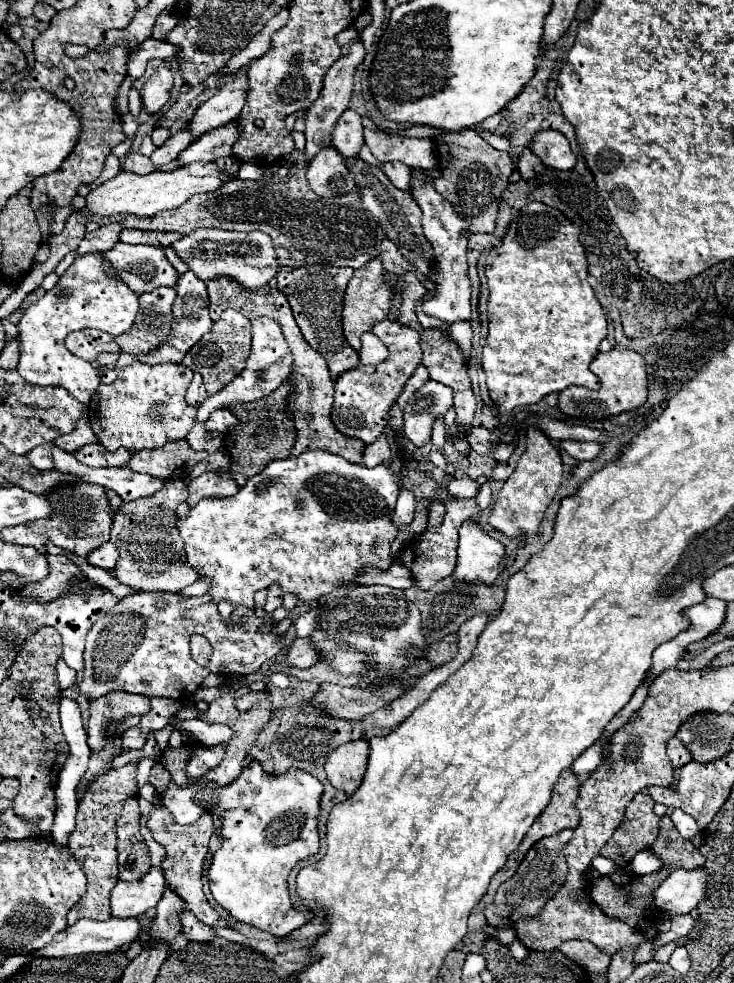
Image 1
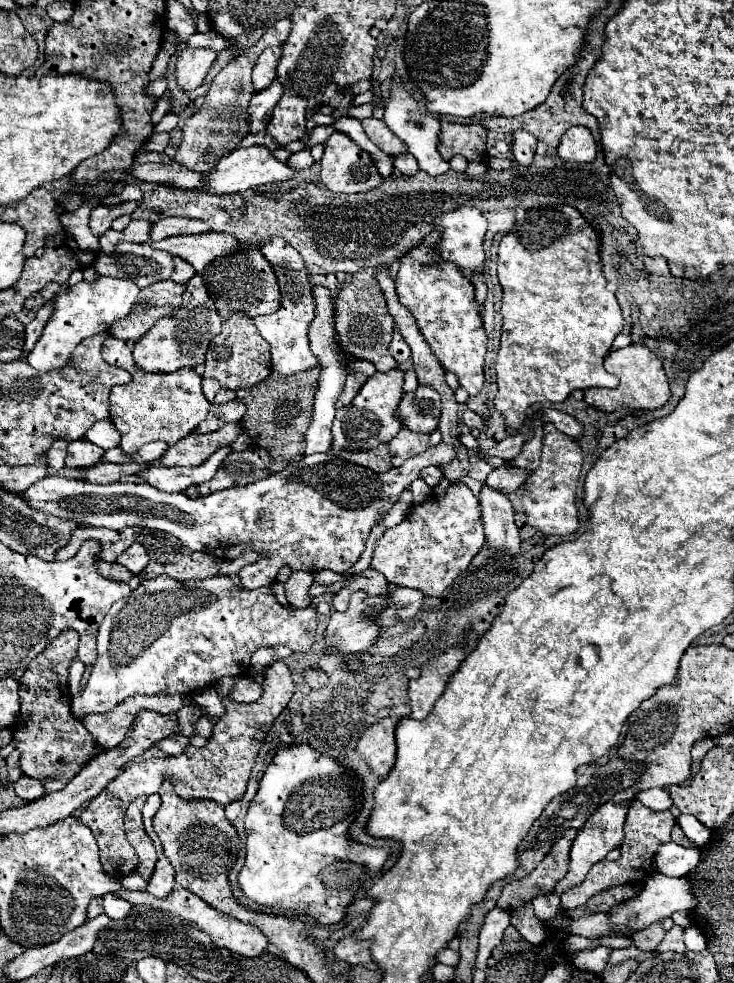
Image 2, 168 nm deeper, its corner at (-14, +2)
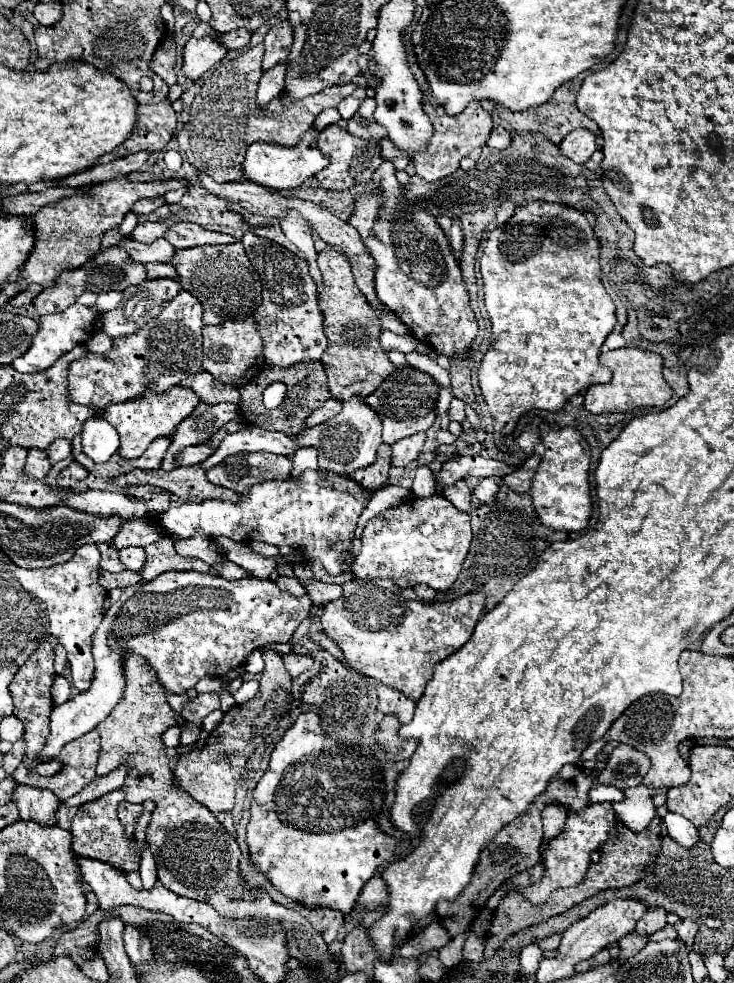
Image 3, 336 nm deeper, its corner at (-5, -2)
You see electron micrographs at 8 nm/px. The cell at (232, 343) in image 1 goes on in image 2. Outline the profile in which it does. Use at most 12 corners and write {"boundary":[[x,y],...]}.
{"boundary":[[232,315],[210,341],[204,377],[246,389],[270,373],[254,319]]}

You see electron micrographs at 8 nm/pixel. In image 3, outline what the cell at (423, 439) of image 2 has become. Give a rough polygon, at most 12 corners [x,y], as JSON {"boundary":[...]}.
{"boundary":[[425,433],[391,445],[391,467],[407,467],[423,451]]}

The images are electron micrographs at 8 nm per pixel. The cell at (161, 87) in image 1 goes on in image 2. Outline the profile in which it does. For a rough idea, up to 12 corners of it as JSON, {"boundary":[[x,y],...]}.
{"boundary":[[186,47],[176,59],[176,81],[184,91],[202,85],[218,59],[212,49]]}

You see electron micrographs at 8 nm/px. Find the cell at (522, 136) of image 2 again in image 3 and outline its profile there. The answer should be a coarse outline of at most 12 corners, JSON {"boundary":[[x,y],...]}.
{"boundary":[[495,127],[487,145],[507,149],[513,141],[507,129]]}

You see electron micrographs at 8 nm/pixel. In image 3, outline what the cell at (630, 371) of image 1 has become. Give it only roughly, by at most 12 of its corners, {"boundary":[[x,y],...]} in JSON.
{"boundary":[[601,353],[613,371],[587,389],[589,413],[661,407],[671,389],[655,353]]}

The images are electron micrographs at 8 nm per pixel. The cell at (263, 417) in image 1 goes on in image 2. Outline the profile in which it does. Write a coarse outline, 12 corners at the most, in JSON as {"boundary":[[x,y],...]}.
{"boundary":[[320,365],[240,389],[270,473],[304,457]]}

